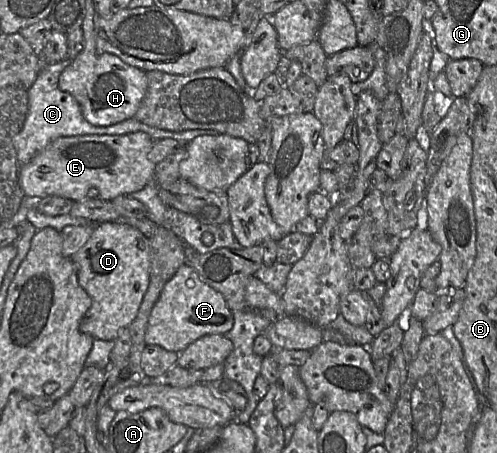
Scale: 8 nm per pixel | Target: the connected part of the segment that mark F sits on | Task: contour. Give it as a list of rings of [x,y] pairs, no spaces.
[[[184,263],[165,284],[152,308],[145,342],[147,345],[159,345],[168,351],[181,353],[202,336],[225,335],[232,329],[233,324],[233,313],[223,295],[204,282],[190,264]]]

